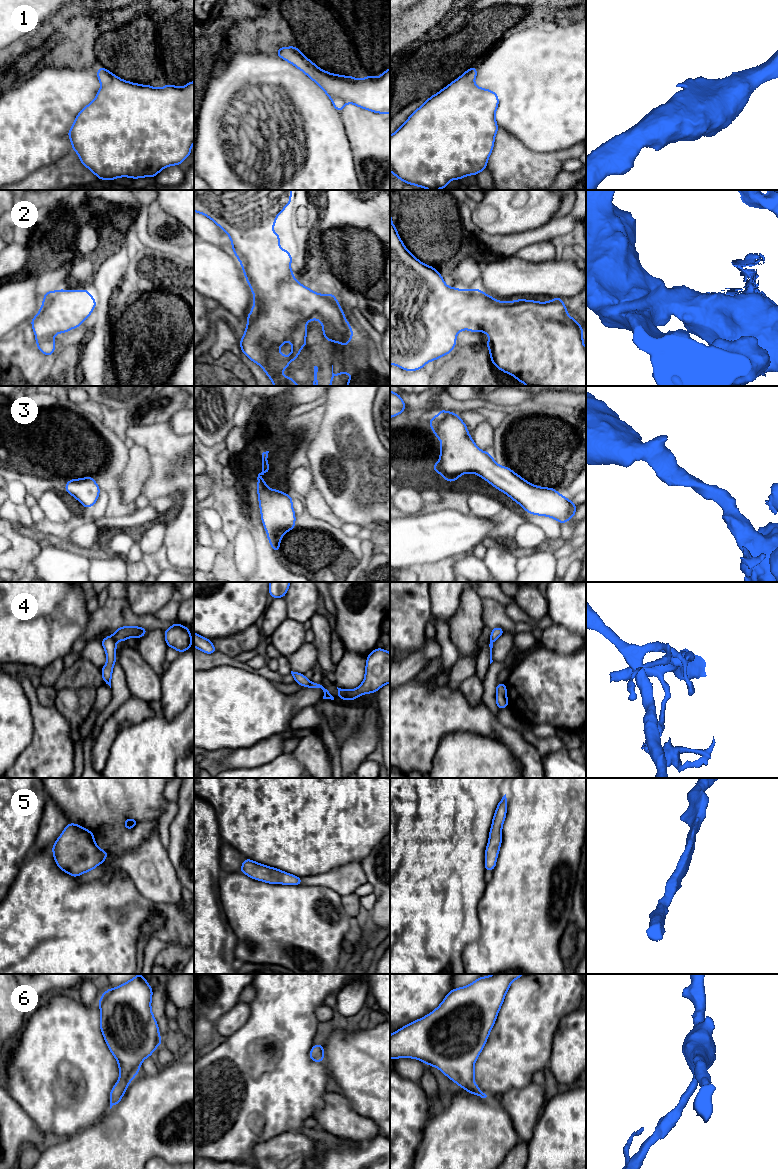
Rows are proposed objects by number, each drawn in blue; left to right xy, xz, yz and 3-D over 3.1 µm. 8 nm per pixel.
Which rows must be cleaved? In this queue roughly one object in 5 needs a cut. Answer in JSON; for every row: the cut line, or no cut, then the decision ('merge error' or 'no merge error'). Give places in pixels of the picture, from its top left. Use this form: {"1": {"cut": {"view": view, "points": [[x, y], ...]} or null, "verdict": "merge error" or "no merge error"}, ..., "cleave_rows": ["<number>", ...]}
{"1": {"cut": {"view": "xz", "points": [[309, 61], [316, 81], [328, 93], [349, 102]]}, "verdict": "merge error"}, "2": {"cut": null, "verdict": "no merge error"}, "3": {"cut": null, "verdict": "no merge error"}, "4": {"cut": {"view": "xy", "points": [[107, 636], [115, 642]]}, "verdict": "merge error"}, "5": {"cut": null, "verdict": "no merge error"}, "6": {"cut": null, "verdict": "no merge error"}, "cleave_rows": ["1", "4"]}

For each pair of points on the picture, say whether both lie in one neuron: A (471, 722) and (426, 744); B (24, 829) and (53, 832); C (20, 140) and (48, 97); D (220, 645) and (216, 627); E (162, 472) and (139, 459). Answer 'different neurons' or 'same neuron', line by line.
A: same neuron
B: different neurons
C: same neuron
D: different neurons
E: different neurons

